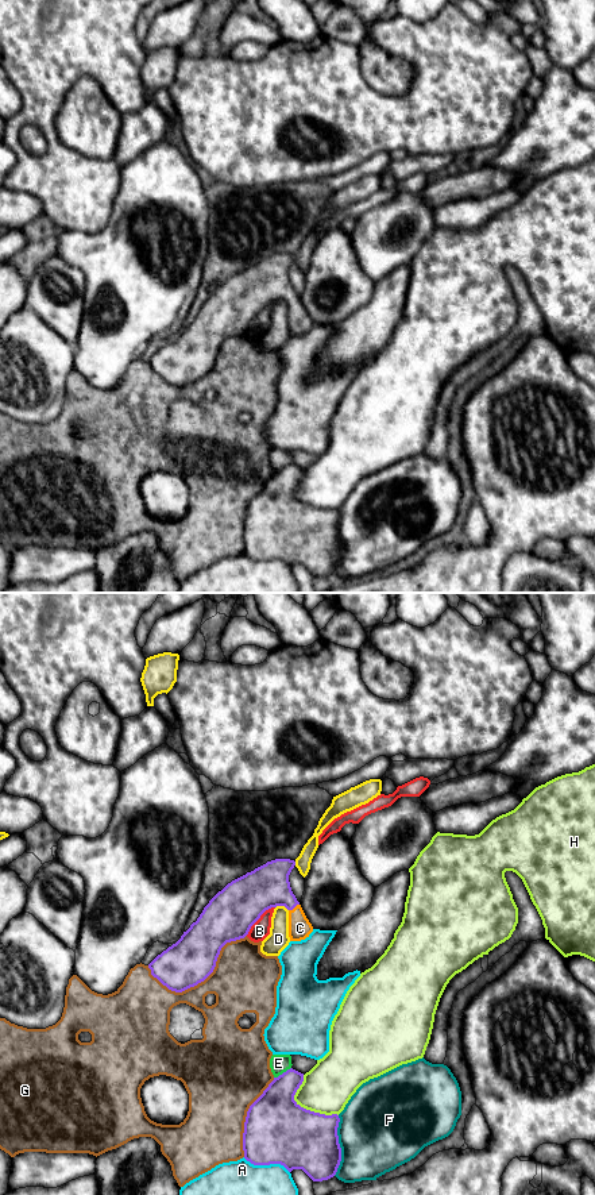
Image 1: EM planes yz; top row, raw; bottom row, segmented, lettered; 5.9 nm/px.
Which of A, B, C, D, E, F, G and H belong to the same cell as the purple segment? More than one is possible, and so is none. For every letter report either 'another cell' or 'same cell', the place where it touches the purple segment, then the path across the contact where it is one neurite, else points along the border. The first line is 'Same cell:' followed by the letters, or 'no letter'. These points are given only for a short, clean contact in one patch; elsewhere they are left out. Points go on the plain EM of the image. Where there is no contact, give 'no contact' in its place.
Same cell: C
A: another cell; meets purple in yz at (266, 559)
B: another cell; meets purple in yz at (259, 312)
C: same cell; meets purple in yz at (293, 303); runs through yz (267, 281), (275, 285), (293, 303), (300, 323)
D: another cell; meets purple in yz at (282, 300)
E: another cell; meets purple in yz at (284, 467)
F: another cell; meets purple in yz at (339, 540)
G: another cell; meets purple in yz at (201, 376)
H: another cell; meets purple in yz at (302, 502)

